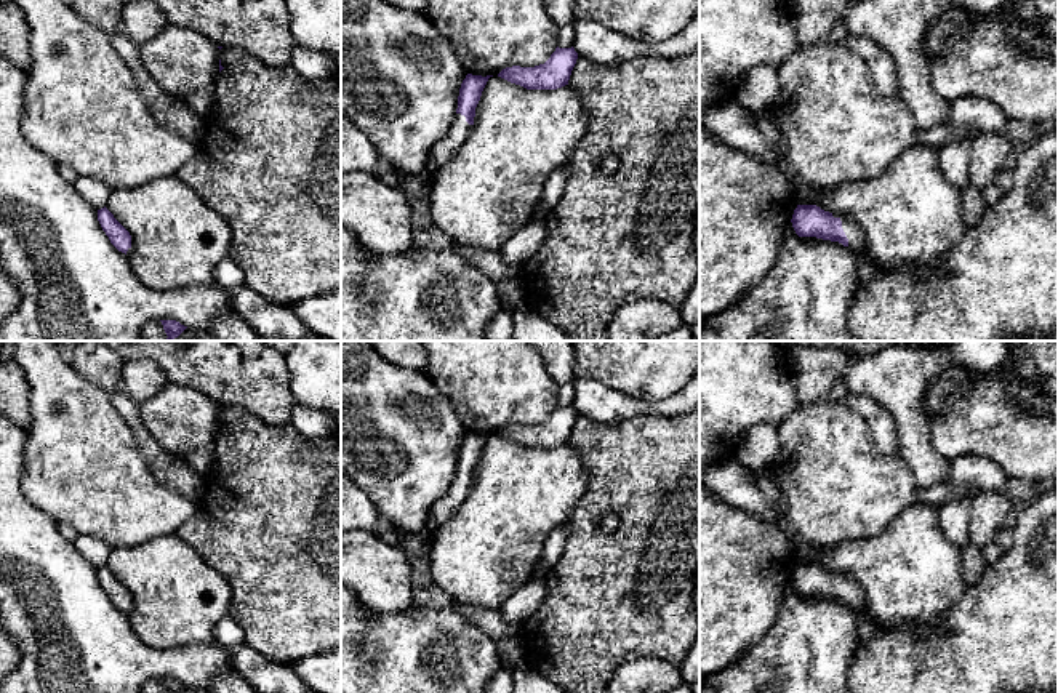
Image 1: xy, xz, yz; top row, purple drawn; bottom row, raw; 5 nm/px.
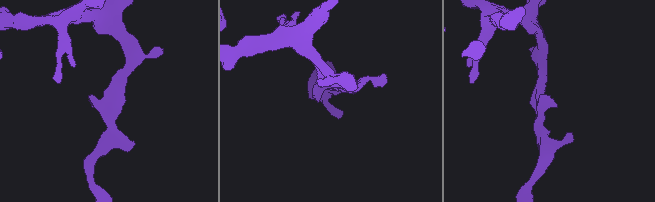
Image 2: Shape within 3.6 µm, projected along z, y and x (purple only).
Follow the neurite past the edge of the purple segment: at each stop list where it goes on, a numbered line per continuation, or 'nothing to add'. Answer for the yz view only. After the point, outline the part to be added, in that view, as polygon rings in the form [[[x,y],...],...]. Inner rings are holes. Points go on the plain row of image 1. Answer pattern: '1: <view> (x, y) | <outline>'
1: yz (857, 596) | [[[832,571],[832,575],[842,579],[842,587],[848,597],[848,607],[852,607],[858,613],[863,613],[866,607],[864,587],[845,571]]]

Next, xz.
1: xz (460, 488) | [[[456,472],[448,491],[443,498],[440,498],[432,507],[427,519],[427,530],[432,533],[435,531],[442,523],[445,523],[455,512],[459,511],[466,498],[469,496],[472,490],[472,483],[466,480],[466,475],[461,472]]]

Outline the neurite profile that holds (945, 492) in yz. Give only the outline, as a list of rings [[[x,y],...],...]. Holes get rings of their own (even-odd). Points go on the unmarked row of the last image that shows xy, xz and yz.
[[[948,480],[943,483],[932,487],[932,488],[922,488],[917,493],[917,503],[922,504],[938,504],[943,501],[956,501],[956,499],[970,499],[973,501],[976,498],[976,491],[973,491],[970,487],[965,485],[956,485]]]

